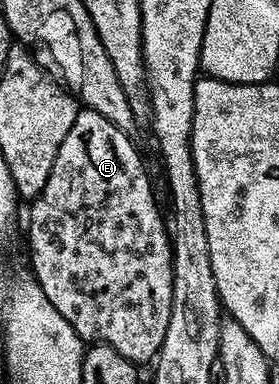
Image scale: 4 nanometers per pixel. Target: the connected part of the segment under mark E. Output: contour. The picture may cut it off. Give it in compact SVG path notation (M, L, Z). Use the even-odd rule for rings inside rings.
M84 107L73 122L73 130L65 134L65 142L61 142L61 150L57 150L57 158L53 162L53 170L49 174L49 182L45 182L45 190L30 201L31 208L31 268L33 279L45 290L45 298L53 302L57 314L65 318L73 326L75 333L84 342L98 342L113 346L126 360L136 366L154 361L159 355L159 347L165 342L165 330L169 326L169 314L173 302L173 266L171 265L171 238L165 216L159 213L155 205L155 196L151 193L151 180L143 169L143 160L135 149L136 141L127 136L109 118L97 114L92 108Z

